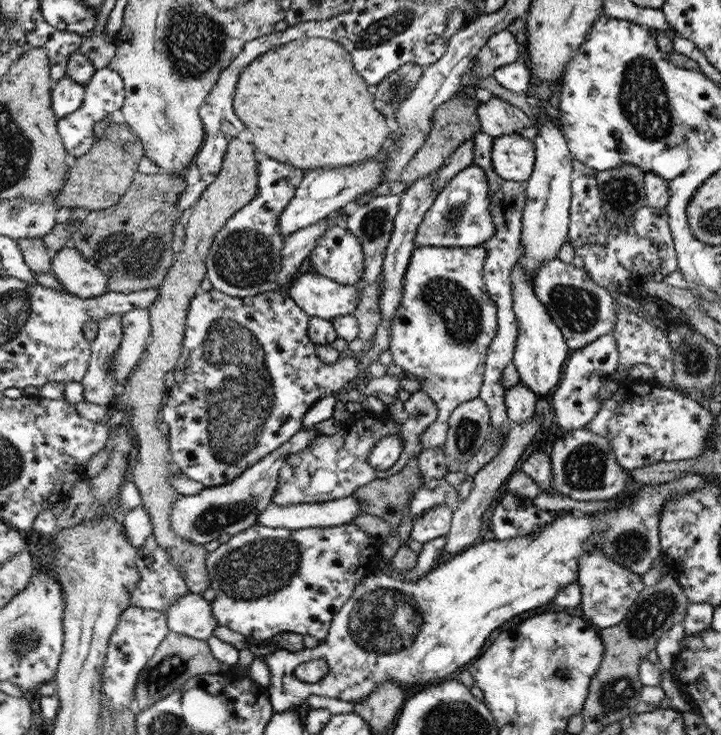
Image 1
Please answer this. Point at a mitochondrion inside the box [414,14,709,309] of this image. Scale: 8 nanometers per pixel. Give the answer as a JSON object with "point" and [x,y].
{"point":[644,100]}

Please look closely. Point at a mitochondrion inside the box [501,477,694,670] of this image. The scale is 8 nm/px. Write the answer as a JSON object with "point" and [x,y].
{"point":[650,614]}

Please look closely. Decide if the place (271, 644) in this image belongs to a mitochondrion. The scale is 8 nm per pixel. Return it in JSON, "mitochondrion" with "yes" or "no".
{"mitochondrion":"no"}

